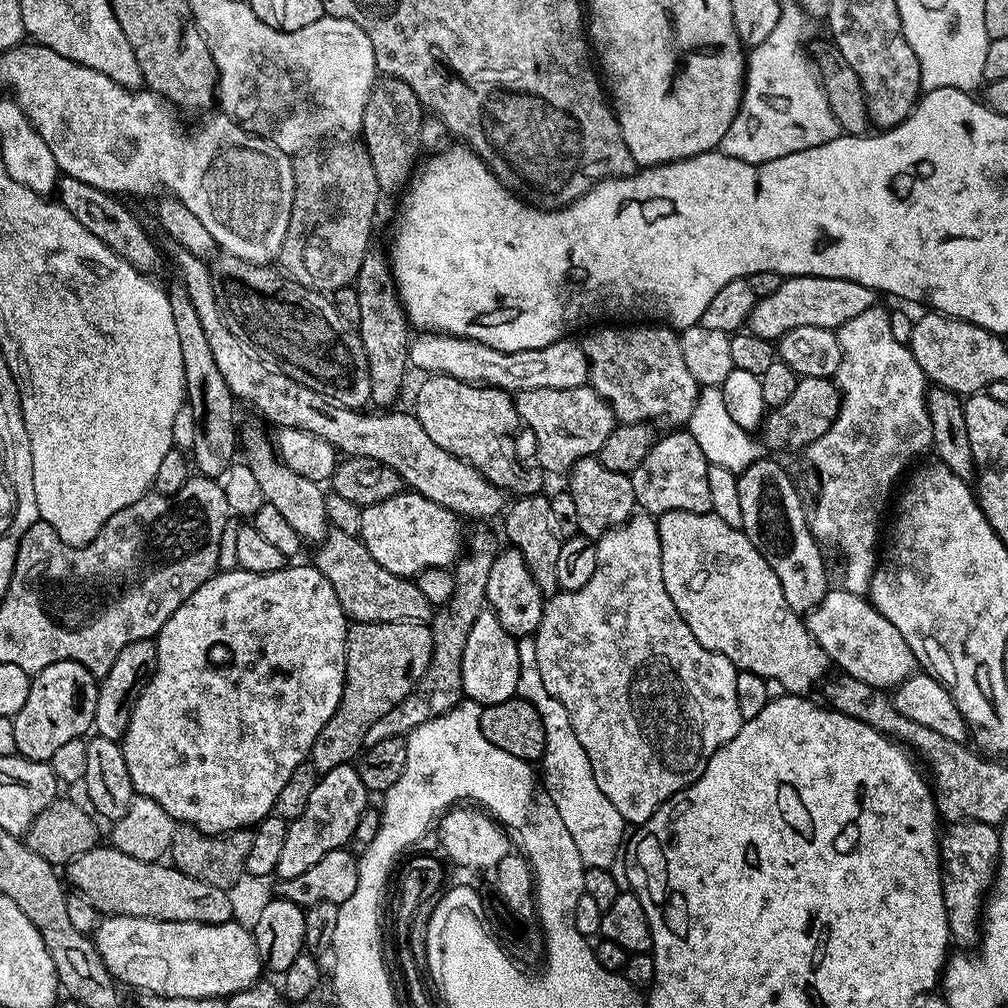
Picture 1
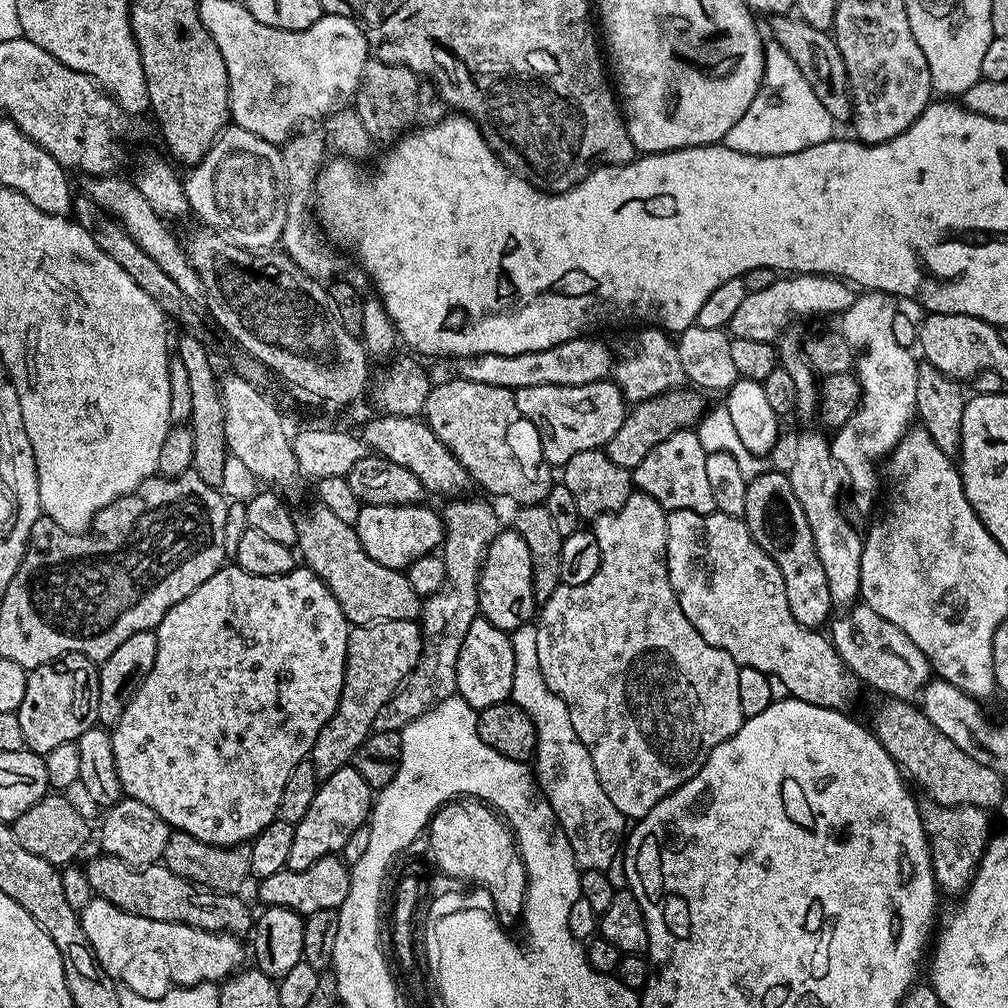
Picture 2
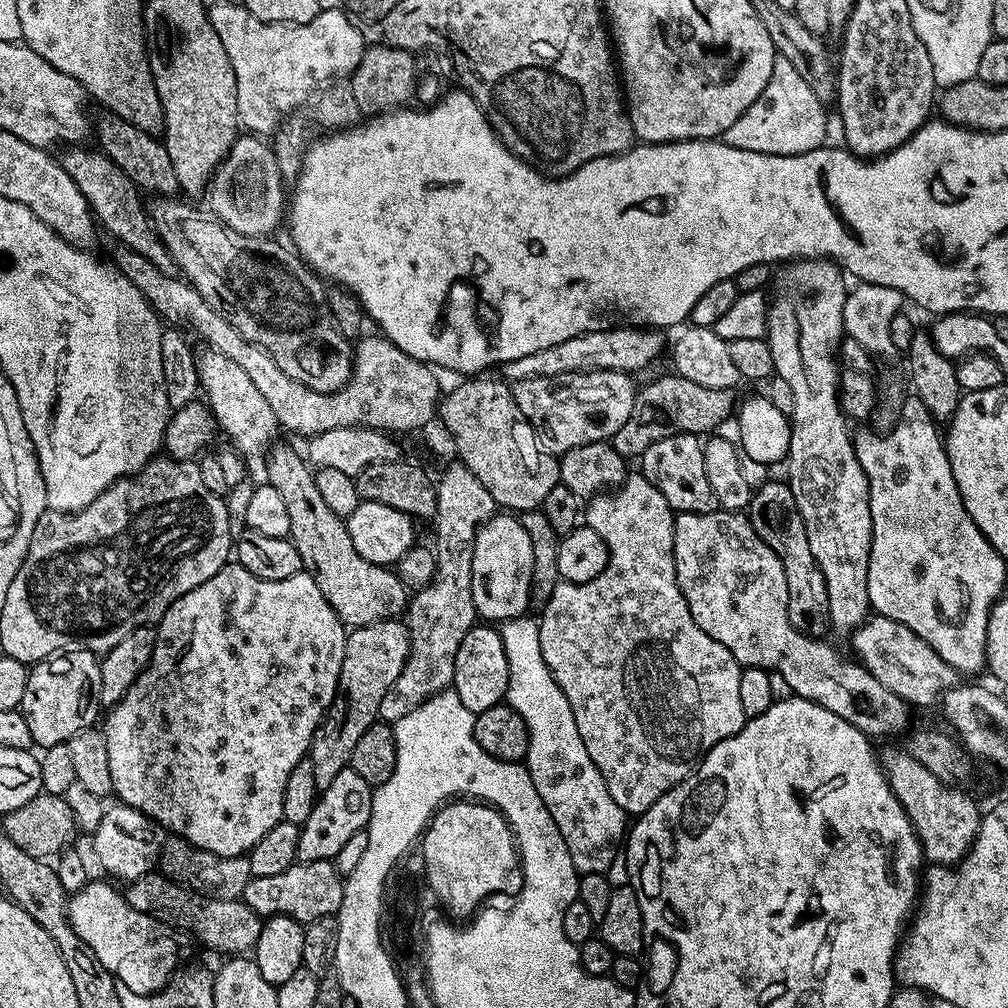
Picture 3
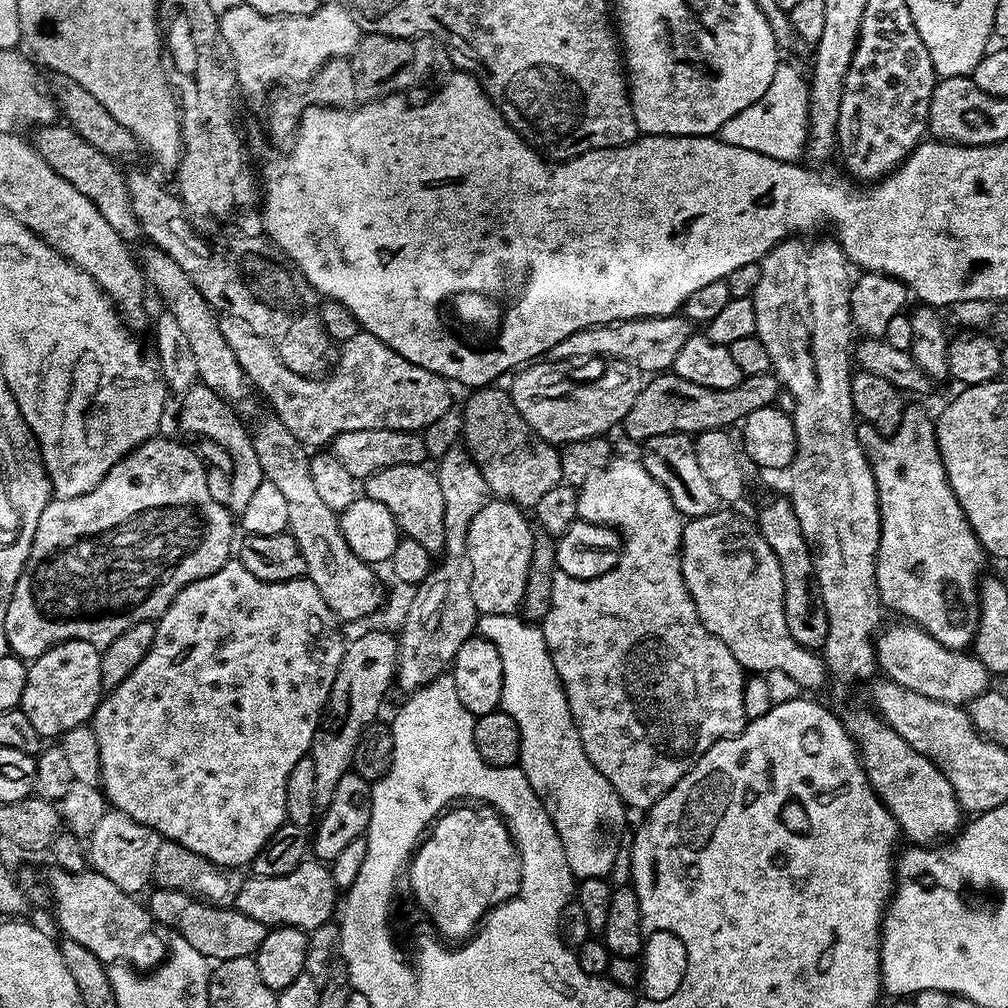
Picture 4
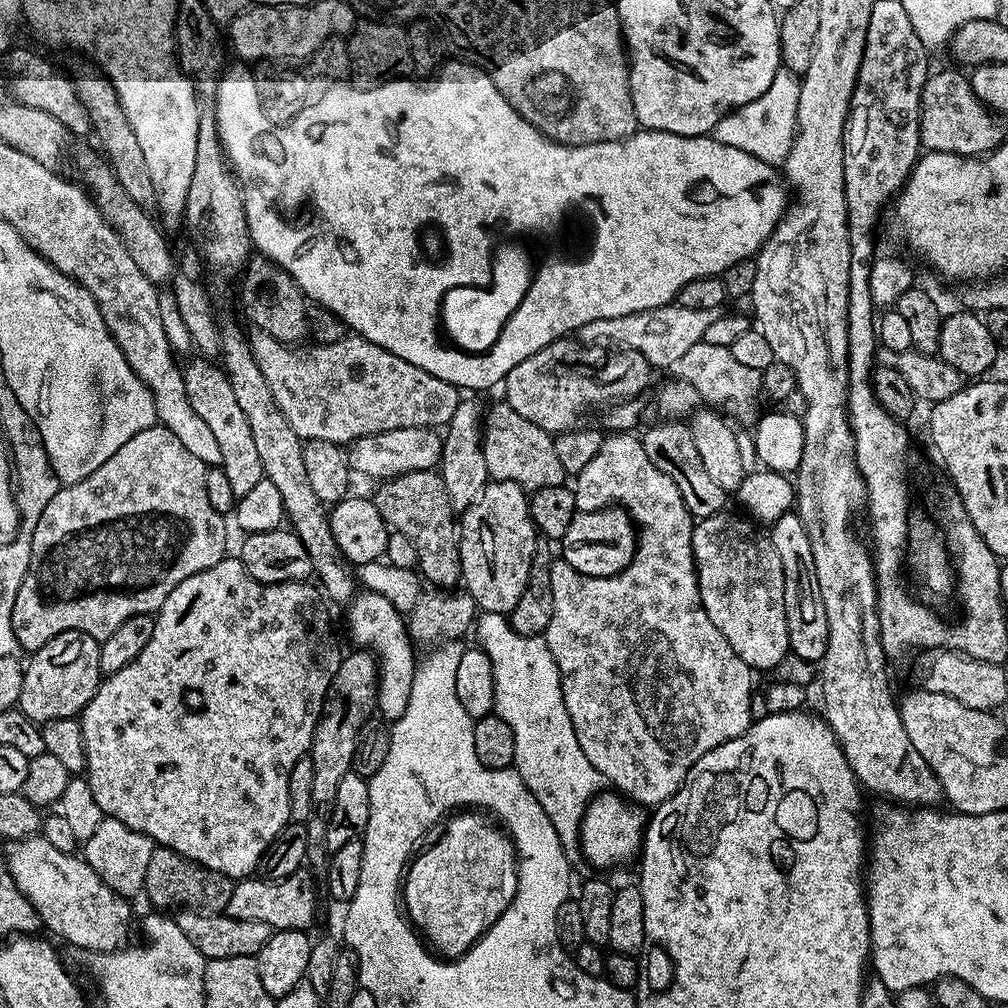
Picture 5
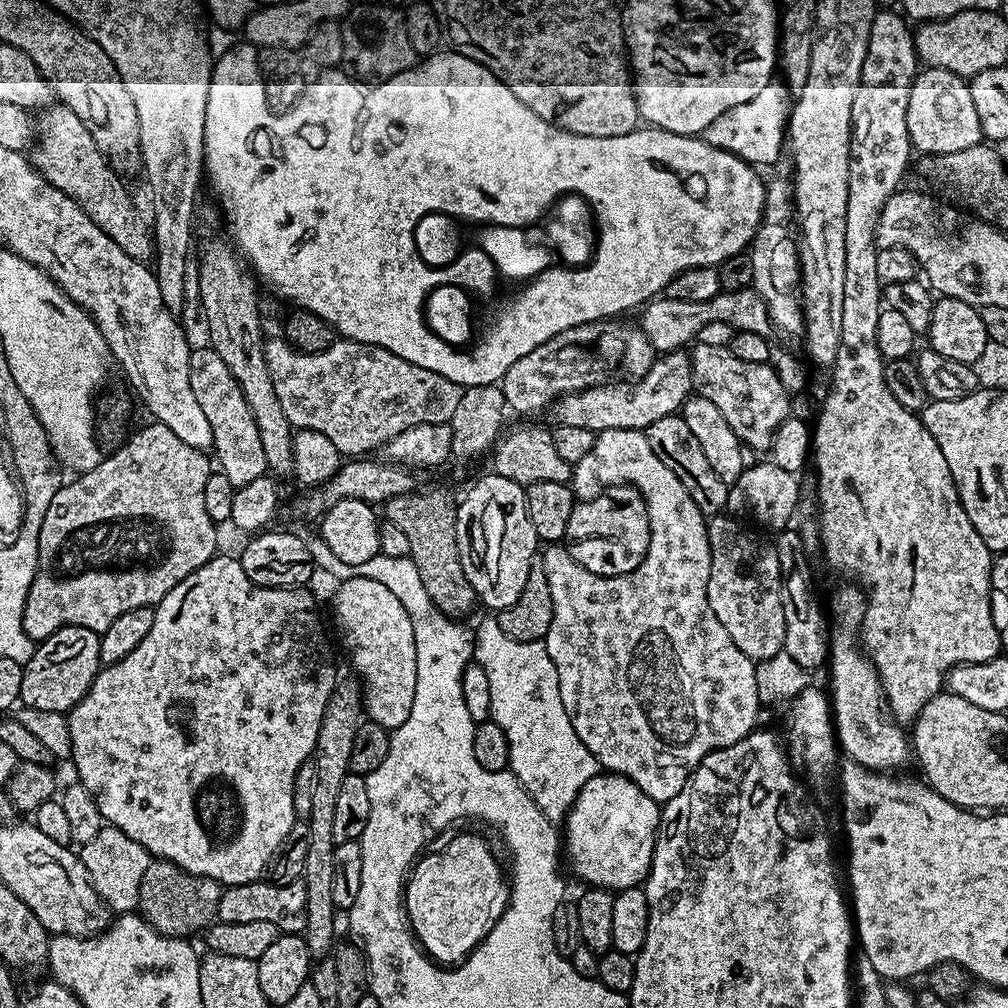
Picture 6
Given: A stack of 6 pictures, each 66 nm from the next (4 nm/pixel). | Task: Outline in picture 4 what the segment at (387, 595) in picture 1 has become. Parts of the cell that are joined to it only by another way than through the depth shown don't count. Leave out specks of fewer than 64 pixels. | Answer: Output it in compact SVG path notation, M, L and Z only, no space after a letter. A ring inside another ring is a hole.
M268 414L257 428L253 427L251 434L265 480L274 482L284 495L290 513L288 532L294 542L298 542L302 558L306 558L306 579L318 586L318 594L322 594L326 606L330 606L337 620L364 620L374 615L384 604L384 588L376 577L377 569L362 562L362 558L346 546L339 515L326 506L310 479L309 449L298 442L298 438L294 438L294 434L290 434L290 430L286 430L284 423L274 414Z

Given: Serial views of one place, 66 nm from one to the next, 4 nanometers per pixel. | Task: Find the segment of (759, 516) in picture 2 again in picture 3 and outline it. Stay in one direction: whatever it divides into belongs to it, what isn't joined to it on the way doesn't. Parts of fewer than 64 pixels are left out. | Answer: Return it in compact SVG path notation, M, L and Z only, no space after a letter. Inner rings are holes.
M772 478L755 489L746 515L758 538L762 538L762 542L766 542L766 546L770 546L782 562L782 570L786 574L790 626L807 636L827 637L827 632L830 632L830 598L826 598L826 578L822 578L822 570L818 570L818 562L814 562L802 514L798 514L794 494L787 483L783 479Z

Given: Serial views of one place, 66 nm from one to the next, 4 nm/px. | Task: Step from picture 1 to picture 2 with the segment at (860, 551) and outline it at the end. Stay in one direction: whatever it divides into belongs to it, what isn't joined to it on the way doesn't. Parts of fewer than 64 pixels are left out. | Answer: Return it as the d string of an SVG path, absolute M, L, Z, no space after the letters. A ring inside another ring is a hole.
M864 290L857 295L856 300L845 312L841 312L838 317L838 331L840 335L846 338L846 342L852 347L854 353L854 375L856 381L860 384L860 405L856 407L856 413L845 422L845 424L835 429L834 435L831 437L830 443L832 446L832 457L835 458L837 464L846 473L846 484L852 487L852 504L860 512L868 512L872 508L872 499L876 496L876 487L881 487L882 480L878 475L878 462L883 461L894 450L894 446L898 446L898 442L908 432L908 429L913 427L914 421L917 419L916 415L916 392L918 387L918 360L914 355L913 349L901 346L897 340L894 339L894 318L898 311L897 297L886 294L885 292L878 292L875 290Z

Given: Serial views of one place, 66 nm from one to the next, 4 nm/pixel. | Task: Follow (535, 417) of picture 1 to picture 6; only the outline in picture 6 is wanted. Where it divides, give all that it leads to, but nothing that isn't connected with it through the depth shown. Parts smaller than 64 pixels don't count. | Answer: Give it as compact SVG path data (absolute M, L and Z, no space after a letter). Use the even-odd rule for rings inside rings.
M616 318L596 320L593 324L574 326L570 330L562 330L562 334L554 334L550 342L542 342L530 354L518 358L510 370L506 370L502 381L504 397L508 408L516 412L540 412L556 403L561 396L570 392L581 392L587 388L593 388L599 384L615 381L617 378L627 378L629 381L642 378L652 368L657 358L657 353L652 348L652 343L646 338L646 334L639 327L631 328L628 324L619 324Z

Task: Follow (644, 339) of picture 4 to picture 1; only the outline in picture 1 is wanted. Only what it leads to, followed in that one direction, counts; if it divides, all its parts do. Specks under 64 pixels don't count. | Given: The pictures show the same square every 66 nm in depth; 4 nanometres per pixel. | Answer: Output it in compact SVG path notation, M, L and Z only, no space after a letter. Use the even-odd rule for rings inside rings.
M420 332L411 337L408 362L415 371L417 368L424 372L420 374L453 376L489 388L500 388L509 394L535 388L583 388L588 384L588 359L583 347L577 341L575 344L572 338L555 340L550 346L542 346L538 350L503 352L461 336L445 336L442 332Z

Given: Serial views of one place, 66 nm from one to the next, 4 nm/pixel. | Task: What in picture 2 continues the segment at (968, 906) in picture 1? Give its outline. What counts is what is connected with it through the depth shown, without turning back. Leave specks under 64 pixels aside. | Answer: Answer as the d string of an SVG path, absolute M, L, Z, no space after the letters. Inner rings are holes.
M928 802L920 809L920 817L928 835L928 849L932 855L932 869L937 889L948 896L959 897L967 892L978 870L980 860L988 848L989 813L974 806L941 806Z

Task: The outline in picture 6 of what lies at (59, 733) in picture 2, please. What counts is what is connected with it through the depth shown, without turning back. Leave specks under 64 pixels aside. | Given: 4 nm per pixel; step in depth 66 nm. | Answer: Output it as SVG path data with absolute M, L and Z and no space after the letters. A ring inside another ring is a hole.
M66 626L50 634L45 640L35 645L34 651L29 655L22 674L22 690L19 703L26 708L34 710L50 710L51 712L69 713L90 690L94 678L100 673L100 633L86 630L82 626Z

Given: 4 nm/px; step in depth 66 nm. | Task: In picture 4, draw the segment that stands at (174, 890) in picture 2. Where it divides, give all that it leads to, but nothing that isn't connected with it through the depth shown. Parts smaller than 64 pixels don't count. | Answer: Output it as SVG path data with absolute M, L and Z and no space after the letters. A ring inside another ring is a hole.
M165 888L149 891L147 896L146 907L153 921L157 925L165 924L166 927L173 928L171 931L175 935L190 942L190 946L194 946L198 954L207 956L212 962L247 956L255 957L270 930L269 925L254 922L254 918L246 918L246 914L239 912L235 906L214 908L210 904L194 899L193 896Z

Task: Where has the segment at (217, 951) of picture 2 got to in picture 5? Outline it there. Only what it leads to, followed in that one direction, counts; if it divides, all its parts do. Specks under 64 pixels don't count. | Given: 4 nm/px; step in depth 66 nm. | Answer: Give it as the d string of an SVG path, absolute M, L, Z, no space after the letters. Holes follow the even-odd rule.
M37 834L28 840L13 840L7 845L8 869L22 894L34 906L34 910L40 916L41 925L49 928L56 936L61 936L68 944L76 948L85 948L85 953L113 952L116 948L123 948L129 943L128 931L131 930L132 908L127 899L118 895L93 868L79 855L63 853L57 847L44 839L43 835Z

